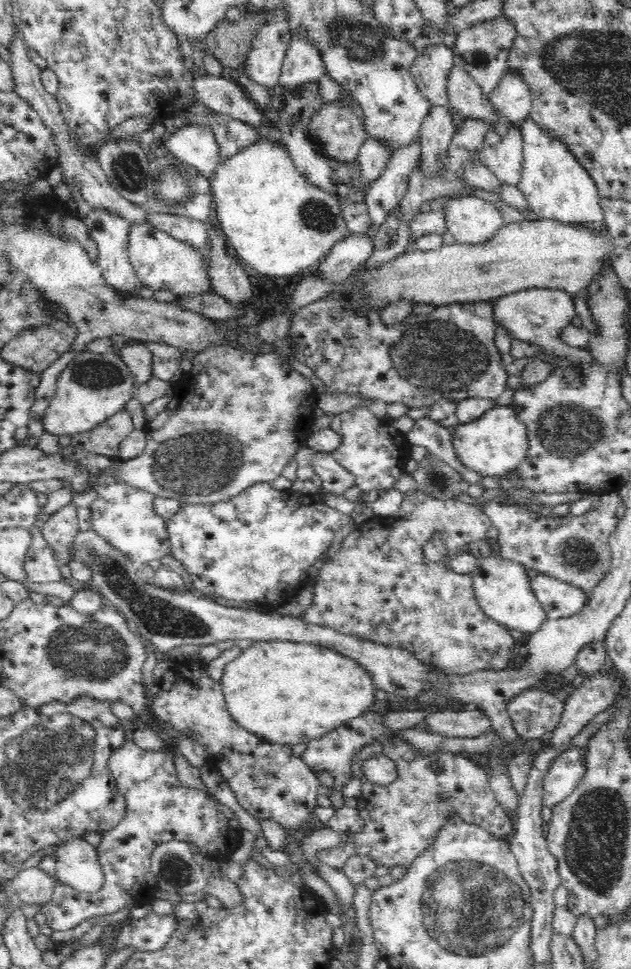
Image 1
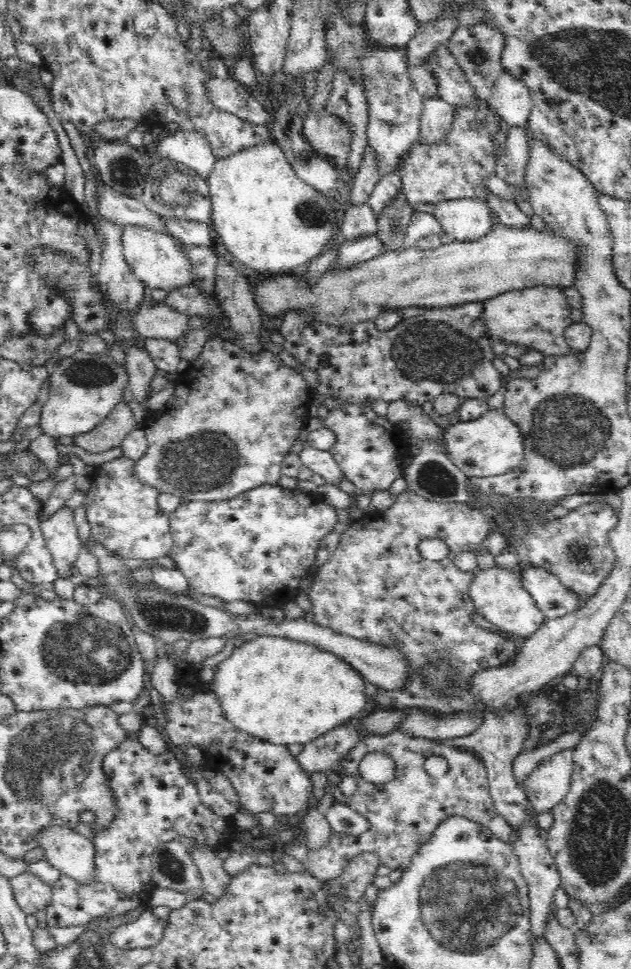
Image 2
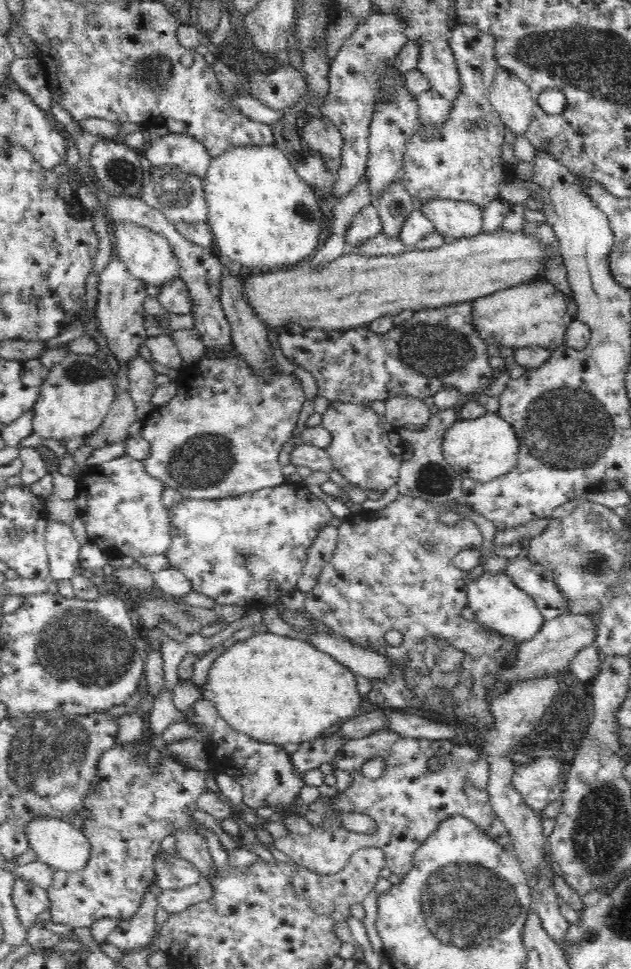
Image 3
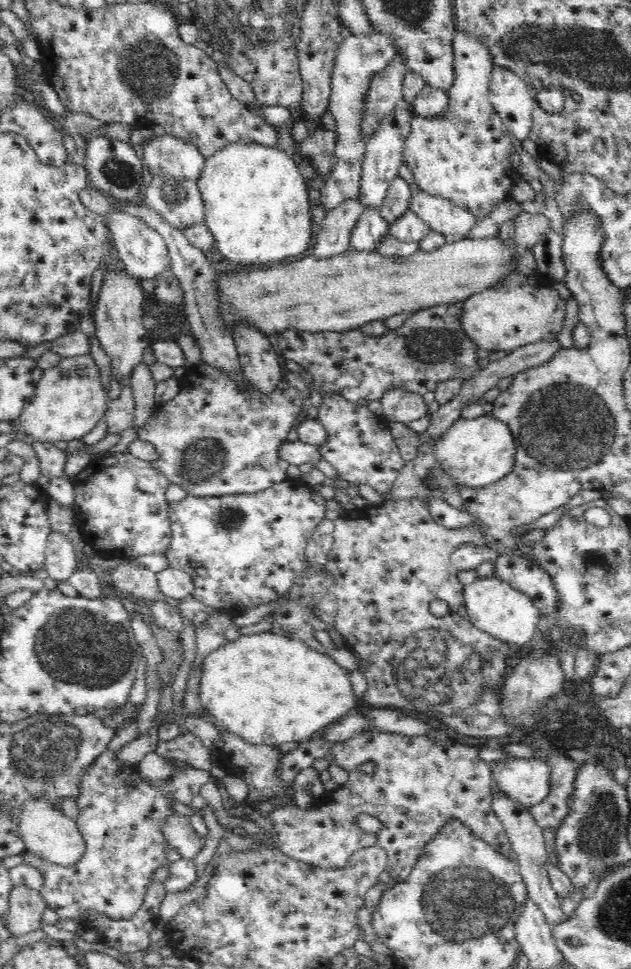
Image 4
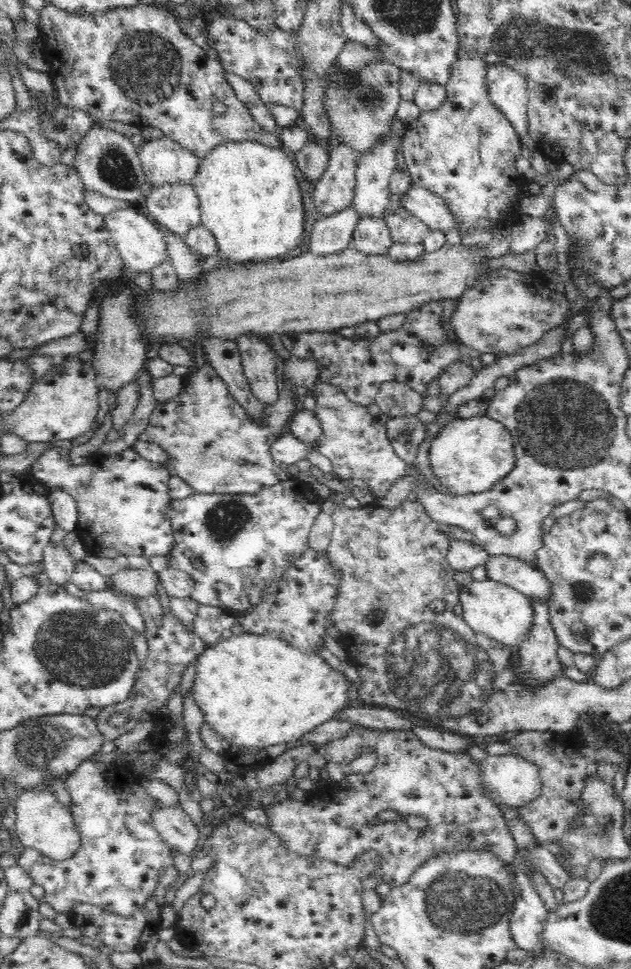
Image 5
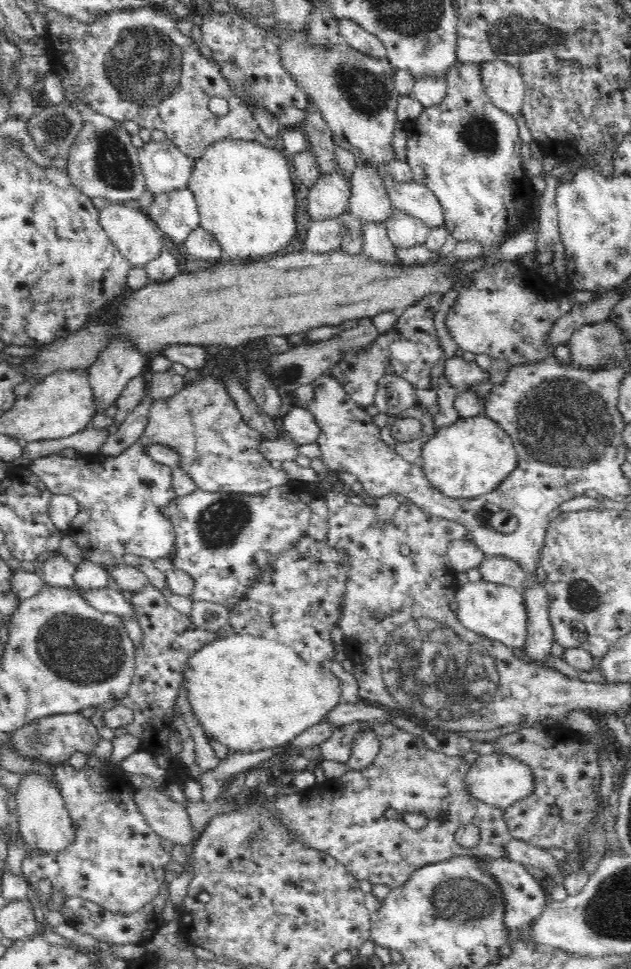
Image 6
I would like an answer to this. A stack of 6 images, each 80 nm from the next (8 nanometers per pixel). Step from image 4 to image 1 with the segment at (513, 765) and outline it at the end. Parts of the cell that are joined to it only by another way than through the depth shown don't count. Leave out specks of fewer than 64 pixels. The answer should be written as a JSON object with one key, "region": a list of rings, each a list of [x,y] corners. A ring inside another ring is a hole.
{"region":[[[572,746],[566,749],[562,754],[551,760],[547,767],[547,771],[543,774],[543,778],[539,784],[542,785],[542,806],[553,808],[559,802],[567,797],[573,790],[579,779],[584,774],[583,765],[583,747]]]}

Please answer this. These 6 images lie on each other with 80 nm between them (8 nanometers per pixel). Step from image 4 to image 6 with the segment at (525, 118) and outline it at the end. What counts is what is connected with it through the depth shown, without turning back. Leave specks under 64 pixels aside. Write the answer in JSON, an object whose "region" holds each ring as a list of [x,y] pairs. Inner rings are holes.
{"region":[[[502,59],[479,63],[481,83],[491,102],[514,118],[522,112],[524,81],[518,67]]]}

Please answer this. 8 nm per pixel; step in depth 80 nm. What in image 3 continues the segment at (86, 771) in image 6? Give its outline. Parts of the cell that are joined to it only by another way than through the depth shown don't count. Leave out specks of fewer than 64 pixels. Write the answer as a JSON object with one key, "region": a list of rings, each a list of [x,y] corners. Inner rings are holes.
{"region":[[[136,743],[124,746],[115,744],[98,759],[91,790],[82,801],[82,807],[88,810],[88,818],[84,820],[81,831],[90,843],[90,858],[77,871],[51,868],[51,883],[47,888],[50,899],[48,909],[52,914],[52,922],[56,924],[67,924],[72,928],[90,928],[93,922],[104,916],[121,921],[132,918],[142,904],[146,889],[155,881],[154,868],[162,853],[162,840],[179,828],[192,827],[196,832],[200,832],[199,823],[192,817],[192,812],[198,809],[196,803],[208,777],[206,771],[192,769],[167,754],[161,756],[158,766],[148,767],[148,752],[137,756],[133,752]]]}

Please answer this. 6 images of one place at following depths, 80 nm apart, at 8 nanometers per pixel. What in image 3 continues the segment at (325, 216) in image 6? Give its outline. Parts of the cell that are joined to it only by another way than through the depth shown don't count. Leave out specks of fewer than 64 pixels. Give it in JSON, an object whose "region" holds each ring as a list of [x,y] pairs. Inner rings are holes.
{"region":[[[373,10],[366,22],[358,23],[357,29],[353,32],[338,50],[334,56],[329,70],[329,94],[326,103],[321,109],[322,115],[328,118],[336,126],[342,135],[342,164],[336,174],[335,181],[331,186],[334,200],[342,200],[348,196],[356,186],[360,184],[360,178],[365,176],[366,164],[369,156],[369,129],[373,118],[373,112],[376,110],[376,98],[380,92],[382,80],[384,80],[384,70],[390,66],[401,51],[401,48],[407,43],[405,35],[405,25],[401,18],[393,14],[378,14]]]}

